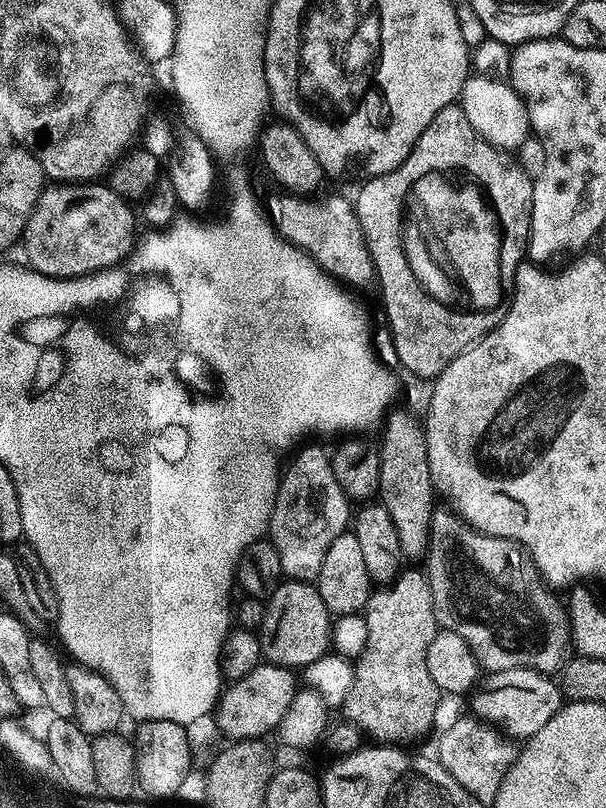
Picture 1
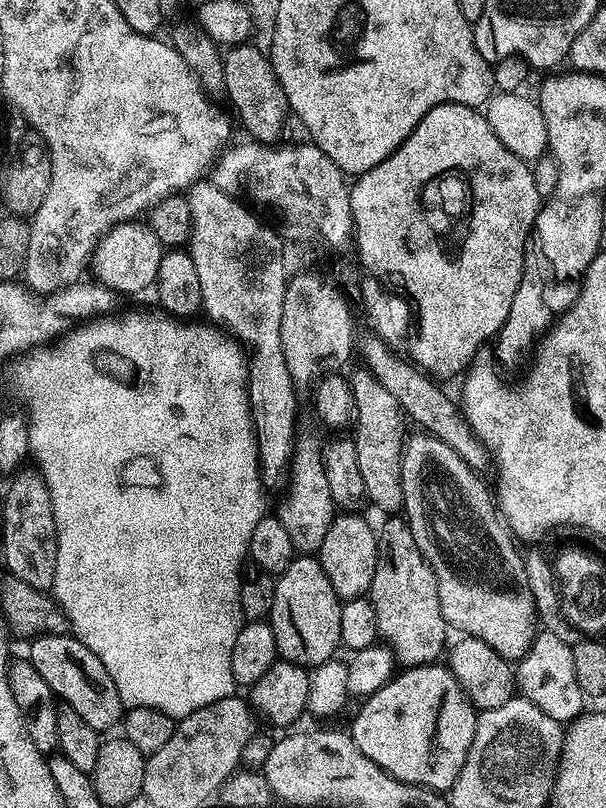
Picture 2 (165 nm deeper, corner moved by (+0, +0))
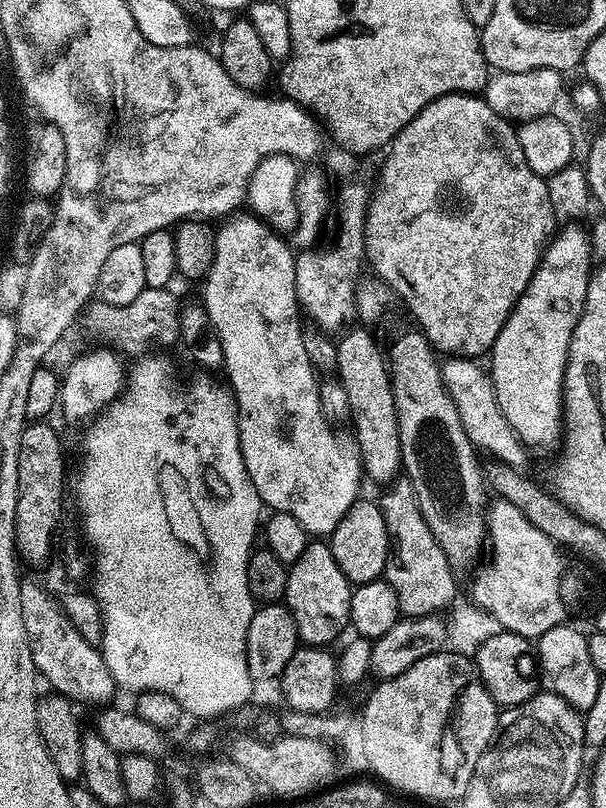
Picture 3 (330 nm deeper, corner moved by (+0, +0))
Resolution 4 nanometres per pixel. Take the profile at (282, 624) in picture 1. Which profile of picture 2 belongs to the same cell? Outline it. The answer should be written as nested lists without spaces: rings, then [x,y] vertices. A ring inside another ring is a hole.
[[[312,554],[297,555],[296,560],[290,562],[290,570],[278,577],[274,590],[274,610],[270,623],[277,653],[291,664],[301,666],[315,666],[333,659],[337,655],[336,648],[341,647],[341,603],[319,559]]]

